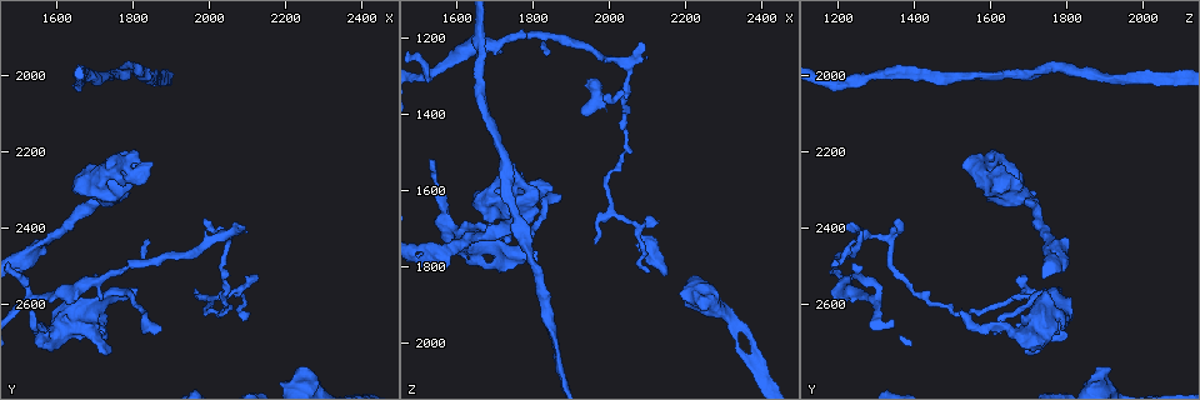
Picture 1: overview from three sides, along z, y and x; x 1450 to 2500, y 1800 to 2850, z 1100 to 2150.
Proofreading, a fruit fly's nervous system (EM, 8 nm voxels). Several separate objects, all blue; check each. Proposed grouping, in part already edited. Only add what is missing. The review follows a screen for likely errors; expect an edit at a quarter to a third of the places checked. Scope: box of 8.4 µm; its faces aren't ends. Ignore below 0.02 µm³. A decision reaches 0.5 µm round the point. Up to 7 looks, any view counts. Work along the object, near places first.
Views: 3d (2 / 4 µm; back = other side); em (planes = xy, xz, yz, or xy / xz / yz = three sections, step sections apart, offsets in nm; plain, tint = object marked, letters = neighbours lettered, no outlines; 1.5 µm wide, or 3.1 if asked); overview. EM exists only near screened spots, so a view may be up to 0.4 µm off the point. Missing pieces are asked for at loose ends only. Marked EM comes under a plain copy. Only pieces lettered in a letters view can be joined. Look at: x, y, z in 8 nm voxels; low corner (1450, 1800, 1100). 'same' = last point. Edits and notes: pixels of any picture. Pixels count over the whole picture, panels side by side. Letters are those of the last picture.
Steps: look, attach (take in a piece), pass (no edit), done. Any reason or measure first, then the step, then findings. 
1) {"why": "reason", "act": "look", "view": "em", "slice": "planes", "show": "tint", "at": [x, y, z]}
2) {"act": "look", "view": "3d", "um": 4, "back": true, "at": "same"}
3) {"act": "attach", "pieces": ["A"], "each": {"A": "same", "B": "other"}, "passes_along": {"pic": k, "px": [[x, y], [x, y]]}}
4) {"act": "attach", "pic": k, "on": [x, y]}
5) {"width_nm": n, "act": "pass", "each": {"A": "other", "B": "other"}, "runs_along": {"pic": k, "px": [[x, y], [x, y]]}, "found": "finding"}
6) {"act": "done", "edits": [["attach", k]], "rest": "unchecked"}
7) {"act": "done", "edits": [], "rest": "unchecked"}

{"act": "look", "view": "em", "slice": "xy", "step": 8, "show": "letters", "at": [1735, 2220, 1530]}

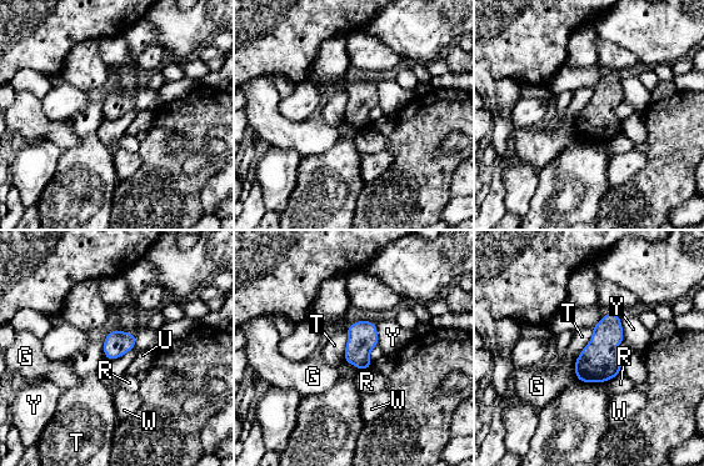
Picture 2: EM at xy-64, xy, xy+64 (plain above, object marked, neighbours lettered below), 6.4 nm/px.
{"act": "pass", "each": {"G": "other", "R": "other", "T": "other", "U": "other", "W": "other", "Y": "other"}, "border": {"pic": 2, "px": [[593, 326], [590, 340], [572, 365]]}, "found": "no lettered piece goes on from it"}

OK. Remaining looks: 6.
{"act": "look", "view": "3d", "um": 4, "at": [1530, 2625, 1515]}

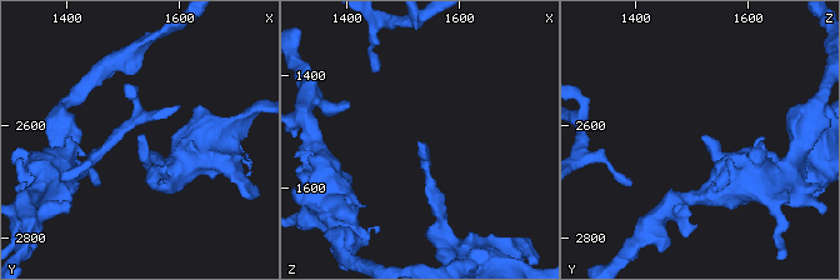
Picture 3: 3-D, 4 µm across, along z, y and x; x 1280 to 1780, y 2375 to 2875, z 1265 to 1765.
{"act": "look", "view": "em", "slice": "yz", "step": 4, "show": "letters", "at": [1525, 2615, 1520]}

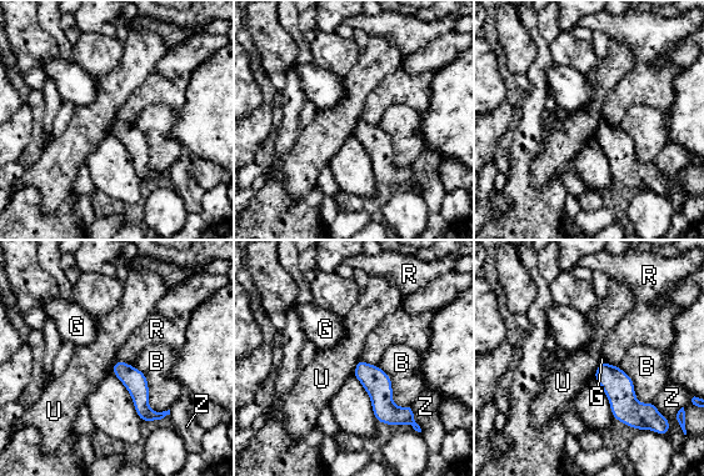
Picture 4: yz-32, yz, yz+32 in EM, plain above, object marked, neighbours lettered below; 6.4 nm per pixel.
{"longest_contact_nm": ["B", 380], "act": "pass", "each": {"B": "other", "G": "other", "R": "other", "U": "other", "Z": "other"}, "border": {"pic": 4, "px": [[360, 357], [369, 364], [377, 365]]}, "found": "no lettered piece goes on from it"}

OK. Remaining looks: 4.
{"why": "branch stops here", "act": "look", "view": "3d", "um": 2, "at": [1870, 2670, 1620]}

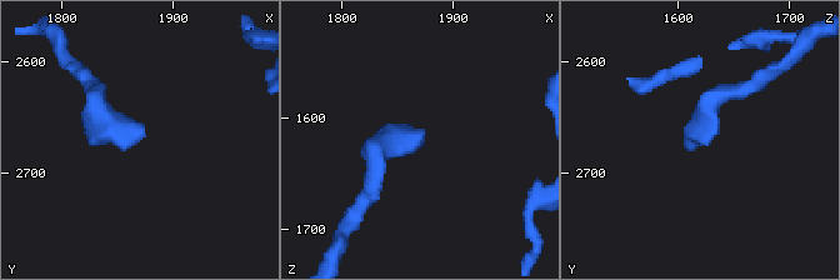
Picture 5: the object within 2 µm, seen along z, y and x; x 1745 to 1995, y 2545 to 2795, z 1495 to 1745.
{"why": "now the EM", "act": "look", "view": "em", "slice": "yz", "step": 8, "show": "letters", "at": [1874, 2668, 1624]}

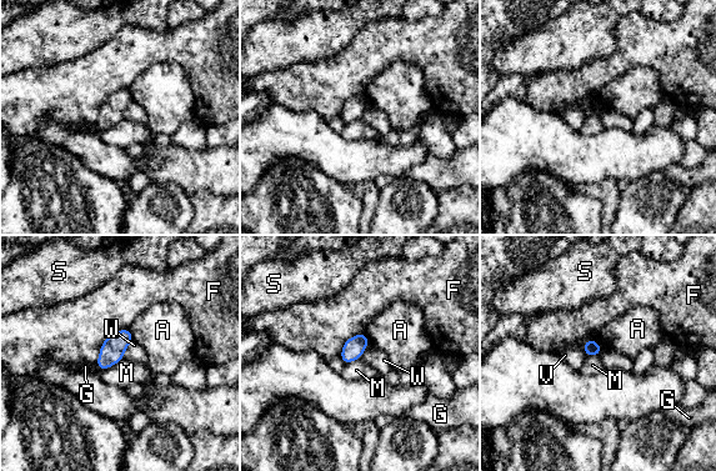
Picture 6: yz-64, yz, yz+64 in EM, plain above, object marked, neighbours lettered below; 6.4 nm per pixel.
{"act": "pass", "each": {"A": "other", "F": "other", "G": "other", "M": "other", "S": "other", "V": "other", "W": "other"}, "border": {"pic": 6, "px": [[123, 357], [101, 371]]}, "found": "no lettered piece goes on from it"}

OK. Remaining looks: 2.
{"act": "done", "edits": [], "rest": "unchecked"}

